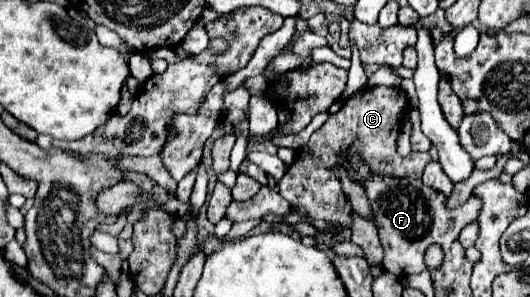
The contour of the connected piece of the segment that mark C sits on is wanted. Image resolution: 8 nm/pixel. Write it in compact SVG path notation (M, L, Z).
M377 87L377 89L363 89L349 97L343 107L329 115L327 123L311 135L309 143L297 151L295 163L285 171L279 181L279 193L283 199L289 201L291 207L303 207L307 217L311 219L327 219L337 221L343 227L351 225L351 203L341 189L339 177L331 171L333 165L345 165L343 151L349 149L355 137L361 139L361 153L363 159L371 165L373 173L377 175L391 175L391 177L411 177L421 179L425 165L431 161L429 153L411 153L409 157L399 157L395 151L395 143L401 131L401 109L407 107L407 95L403 99L403 91L393 87Z

